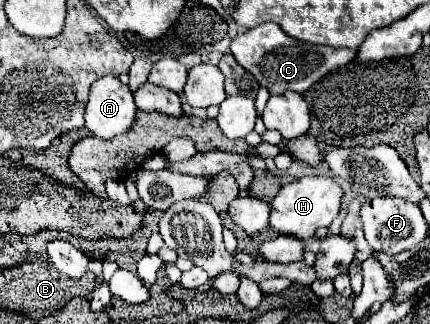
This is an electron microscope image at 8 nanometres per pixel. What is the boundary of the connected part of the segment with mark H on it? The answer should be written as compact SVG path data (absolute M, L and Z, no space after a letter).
M301 177L293 183L287 183L271 201L271 229L279 235L293 235L305 243L315 235L319 227L329 227L335 215L339 213L343 191L329 177Z

